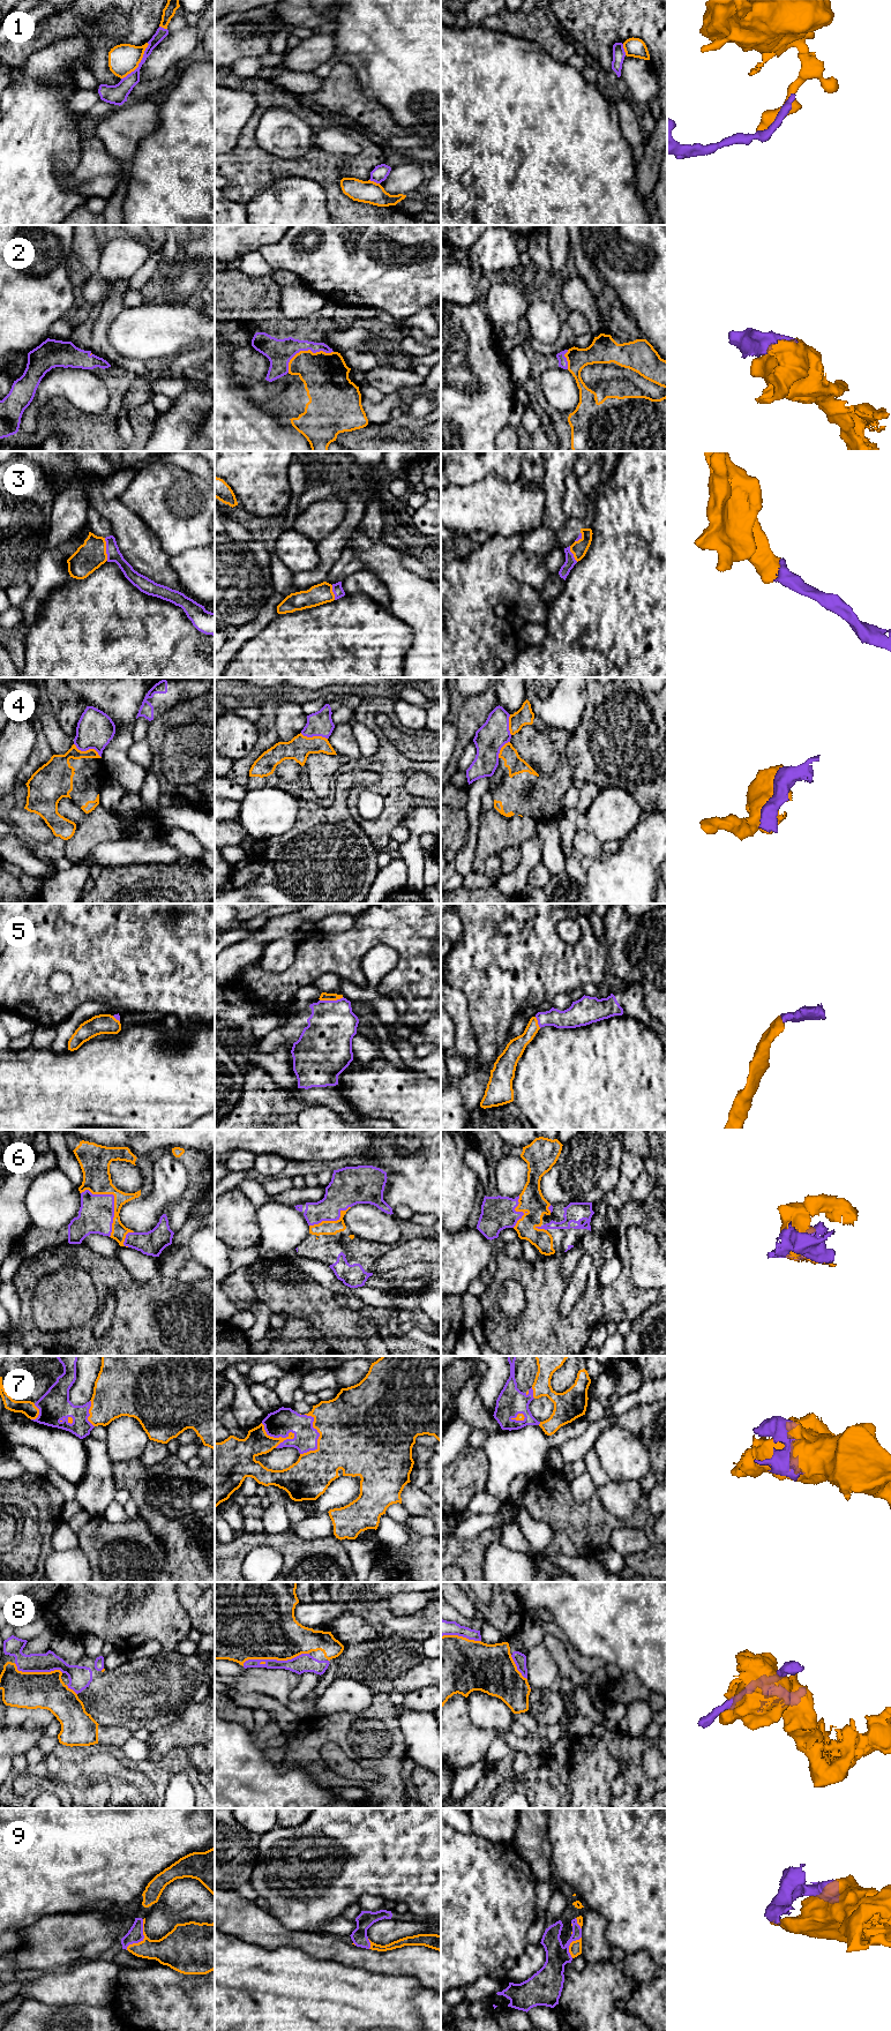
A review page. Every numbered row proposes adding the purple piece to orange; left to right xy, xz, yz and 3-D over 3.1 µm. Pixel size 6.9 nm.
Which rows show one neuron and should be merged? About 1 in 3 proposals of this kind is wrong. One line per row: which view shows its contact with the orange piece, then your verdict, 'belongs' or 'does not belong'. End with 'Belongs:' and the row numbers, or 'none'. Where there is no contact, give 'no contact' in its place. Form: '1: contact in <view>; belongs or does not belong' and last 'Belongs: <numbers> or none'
1: contact in xy; does not belong
2: contact in xz; belongs
3: contact in xy; belongs
4: contact in xy; does not belong
5: contact in xz; belongs
6: contact in xy; belongs
7: contact in xz; belongs
8: contact in xz; belongs
9: contact in xy; belongs
Belongs: 2, 3, 5, 6, 7, 8, 9

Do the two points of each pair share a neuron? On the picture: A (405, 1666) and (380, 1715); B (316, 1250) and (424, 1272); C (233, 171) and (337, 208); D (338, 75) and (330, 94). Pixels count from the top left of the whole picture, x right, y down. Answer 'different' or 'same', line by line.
A: different
B: same
C: same
D: same

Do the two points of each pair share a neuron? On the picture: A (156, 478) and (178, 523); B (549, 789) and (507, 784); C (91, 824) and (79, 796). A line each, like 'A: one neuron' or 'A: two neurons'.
A: one neuron
B: one neuron
C: two neurons

